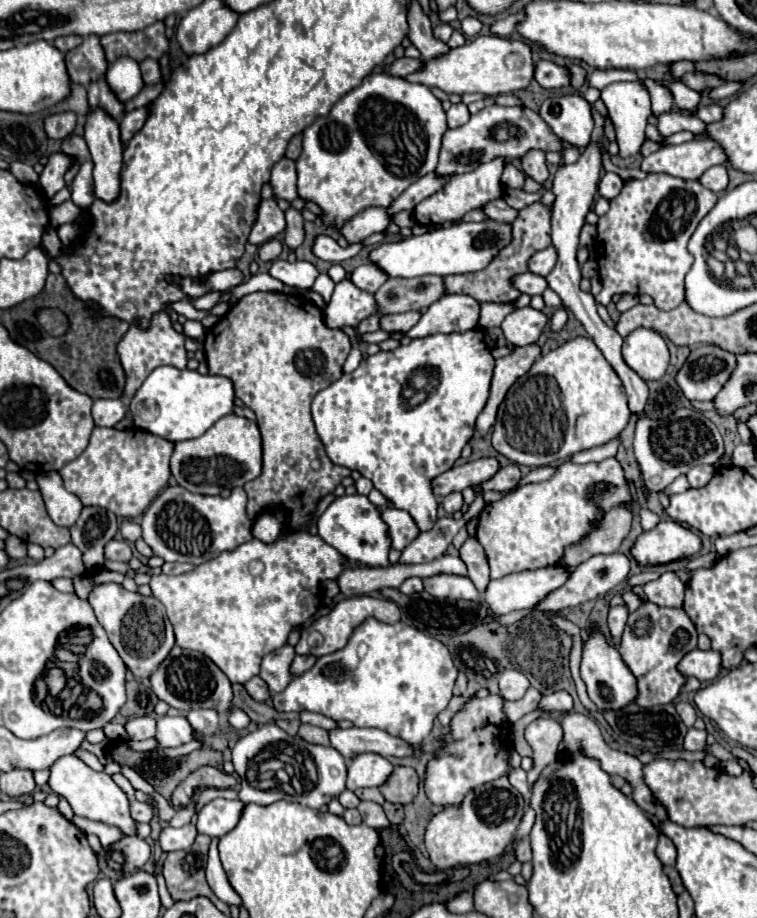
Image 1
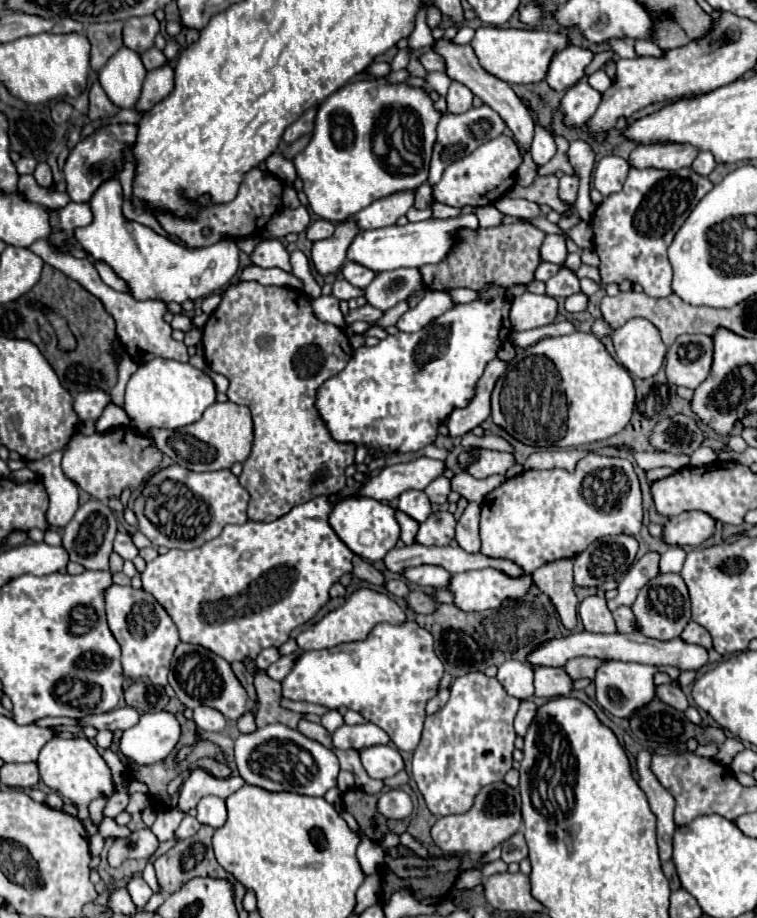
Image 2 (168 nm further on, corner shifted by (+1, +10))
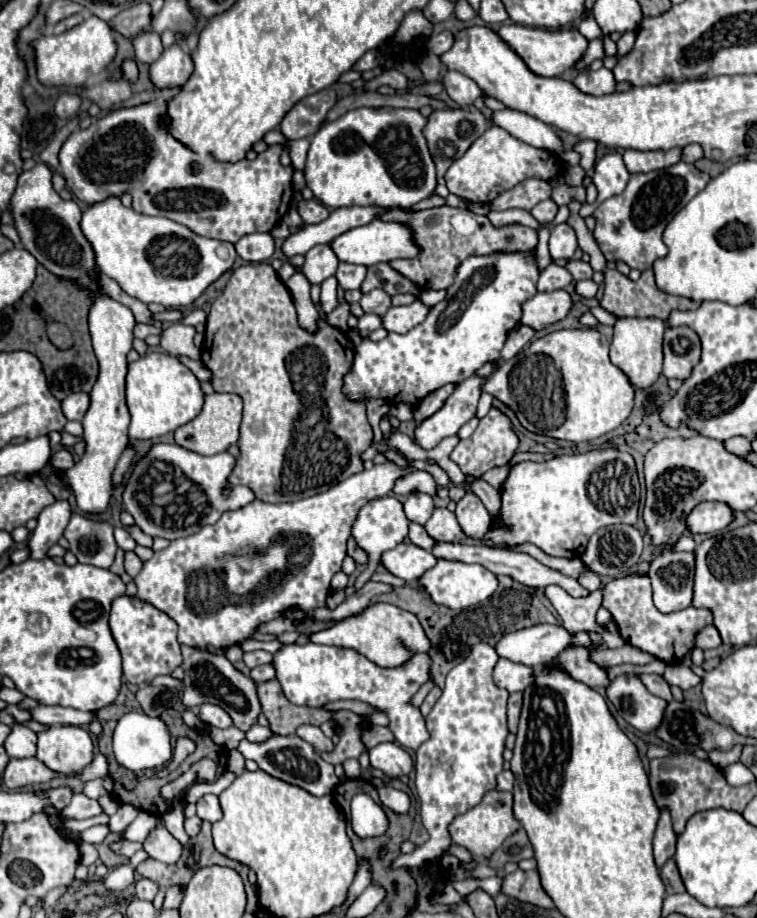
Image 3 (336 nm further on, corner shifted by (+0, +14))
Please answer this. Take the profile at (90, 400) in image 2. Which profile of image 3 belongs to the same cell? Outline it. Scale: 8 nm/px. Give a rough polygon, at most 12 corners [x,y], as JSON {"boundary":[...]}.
{"boundary":[[76,392],[62,400],[68,420],[82,420],[90,396]]}

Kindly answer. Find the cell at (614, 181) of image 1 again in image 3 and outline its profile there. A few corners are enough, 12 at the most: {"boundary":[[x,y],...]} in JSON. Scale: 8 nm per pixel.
{"boundary":[[620,152],[598,160],[592,180],[598,202],[622,194],[630,174]]}

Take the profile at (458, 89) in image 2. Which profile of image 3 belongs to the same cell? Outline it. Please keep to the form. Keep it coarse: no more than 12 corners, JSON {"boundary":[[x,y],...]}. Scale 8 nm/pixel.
{"boundary":[[456,70],[442,76],[444,90],[458,106],[470,106],[482,90]]}

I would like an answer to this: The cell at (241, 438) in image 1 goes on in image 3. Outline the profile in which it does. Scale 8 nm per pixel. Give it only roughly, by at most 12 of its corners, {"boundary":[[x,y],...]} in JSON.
{"boundary":[[208,394],[176,430],[176,444],[204,456],[238,442],[242,398]]}

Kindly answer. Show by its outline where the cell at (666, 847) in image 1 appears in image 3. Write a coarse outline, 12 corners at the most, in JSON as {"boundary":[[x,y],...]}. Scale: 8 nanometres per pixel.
{"boundary":[[662,810],[654,836],[654,862],[662,868],[676,852],[668,810]]}

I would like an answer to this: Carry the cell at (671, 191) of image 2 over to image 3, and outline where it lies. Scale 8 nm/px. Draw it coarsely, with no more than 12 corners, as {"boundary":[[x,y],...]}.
{"boundary":[[694,164],[632,174],[596,210],[610,262],[652,268],[666,224],[710,176]]}

